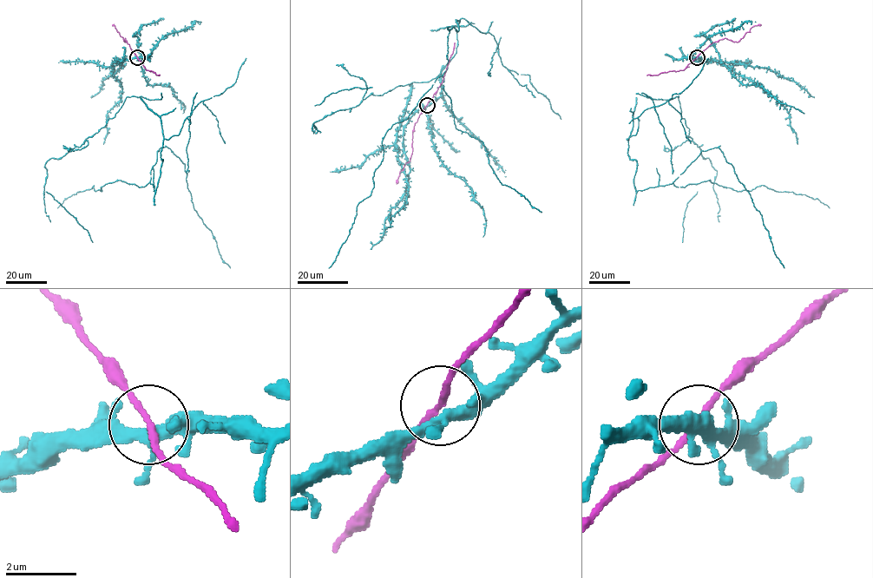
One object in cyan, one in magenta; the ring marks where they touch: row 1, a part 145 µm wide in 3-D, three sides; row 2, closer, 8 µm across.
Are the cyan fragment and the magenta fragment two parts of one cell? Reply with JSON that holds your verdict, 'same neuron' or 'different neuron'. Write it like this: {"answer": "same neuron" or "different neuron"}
{"answer": "same neuron"}

